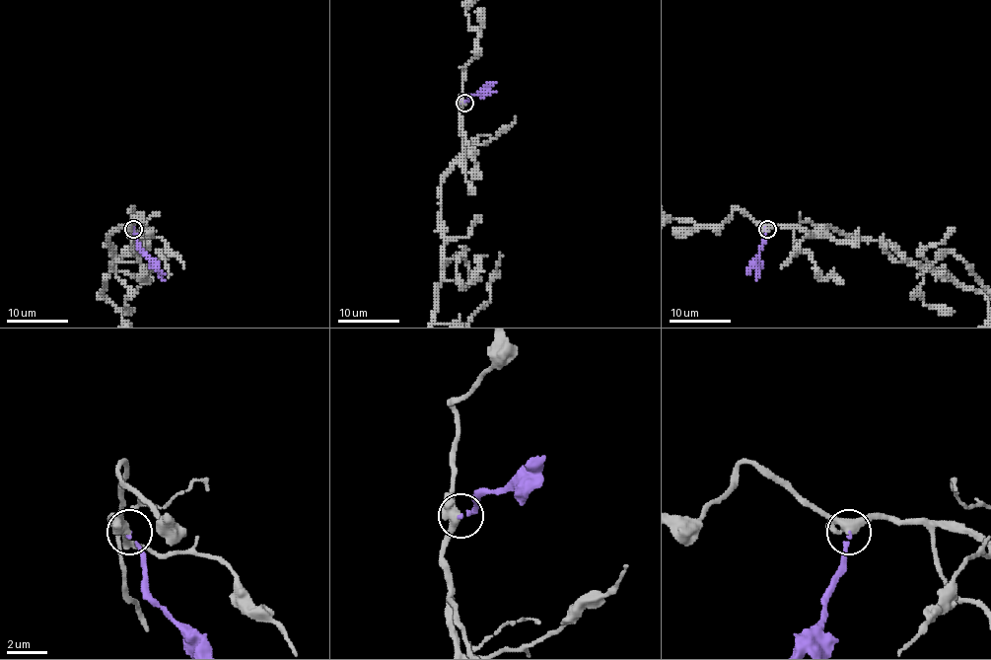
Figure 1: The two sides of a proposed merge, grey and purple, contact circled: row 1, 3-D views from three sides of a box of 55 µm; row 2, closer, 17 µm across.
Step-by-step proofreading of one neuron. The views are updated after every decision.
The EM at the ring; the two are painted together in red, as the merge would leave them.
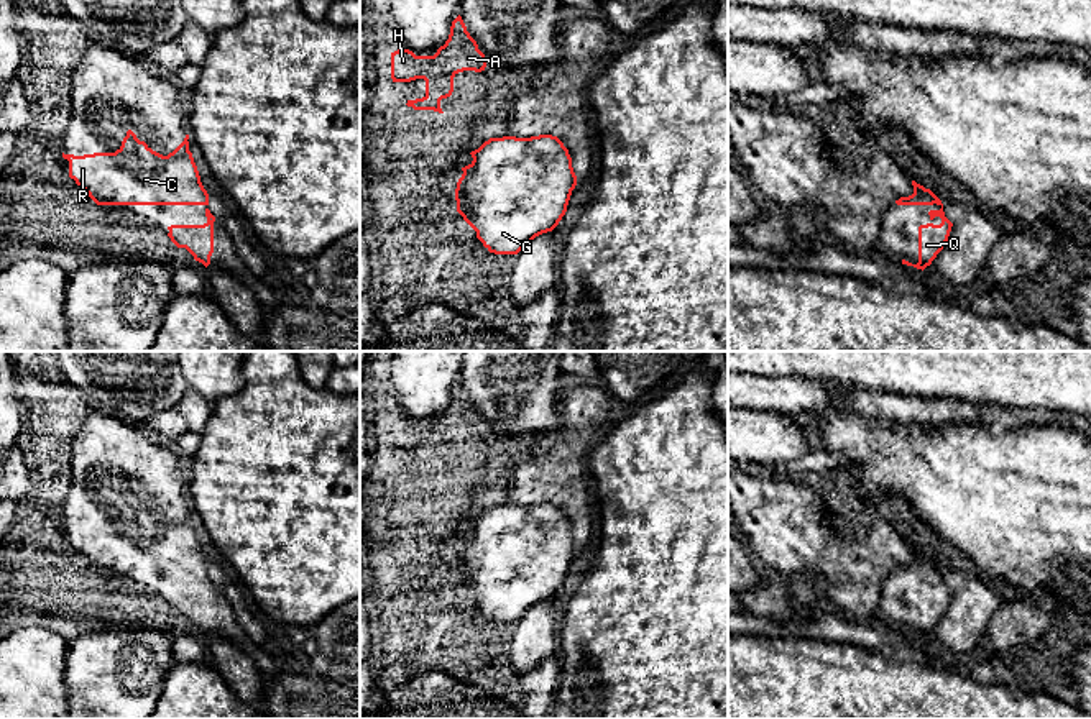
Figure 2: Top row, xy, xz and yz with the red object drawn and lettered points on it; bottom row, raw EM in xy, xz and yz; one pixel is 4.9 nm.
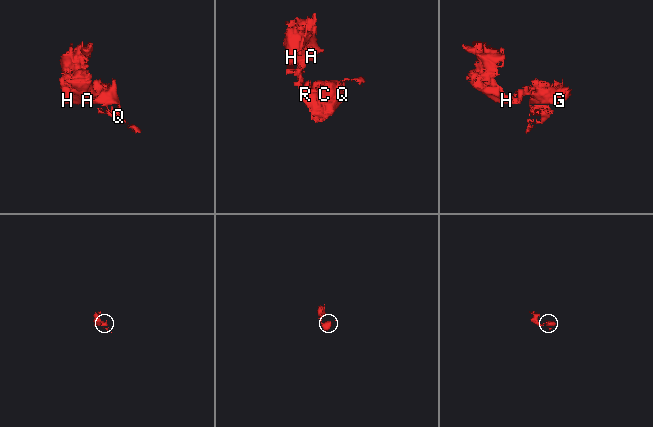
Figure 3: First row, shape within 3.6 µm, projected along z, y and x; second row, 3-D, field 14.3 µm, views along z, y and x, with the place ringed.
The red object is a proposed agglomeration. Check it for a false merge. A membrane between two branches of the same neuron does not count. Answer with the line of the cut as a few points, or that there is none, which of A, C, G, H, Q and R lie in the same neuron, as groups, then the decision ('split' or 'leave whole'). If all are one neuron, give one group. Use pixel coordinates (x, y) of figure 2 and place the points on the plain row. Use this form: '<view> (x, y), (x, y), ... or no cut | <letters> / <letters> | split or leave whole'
no cut | A C G H Q R | leave whole

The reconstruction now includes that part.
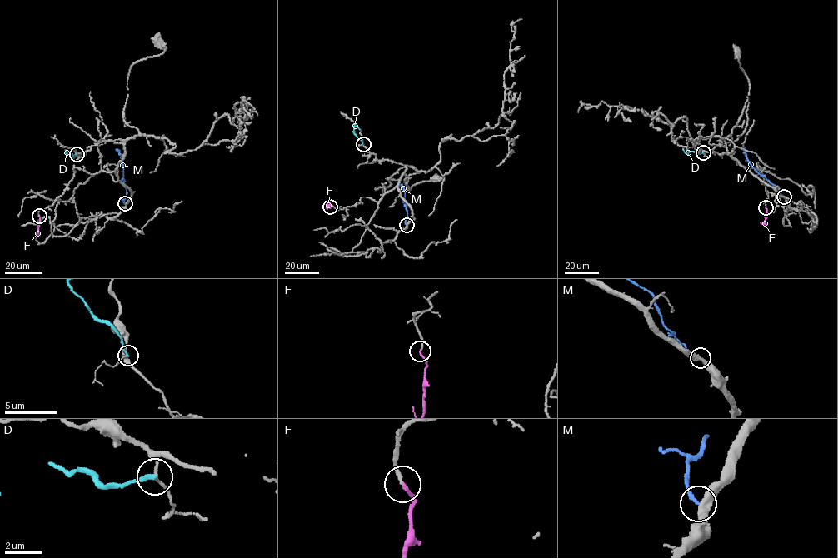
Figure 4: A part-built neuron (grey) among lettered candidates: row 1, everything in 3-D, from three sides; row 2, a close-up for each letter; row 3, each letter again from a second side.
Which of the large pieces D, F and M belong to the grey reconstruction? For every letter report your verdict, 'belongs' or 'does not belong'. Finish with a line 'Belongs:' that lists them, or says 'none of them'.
D: does not belong
F: belongs
M: does not belong
Belongs: F

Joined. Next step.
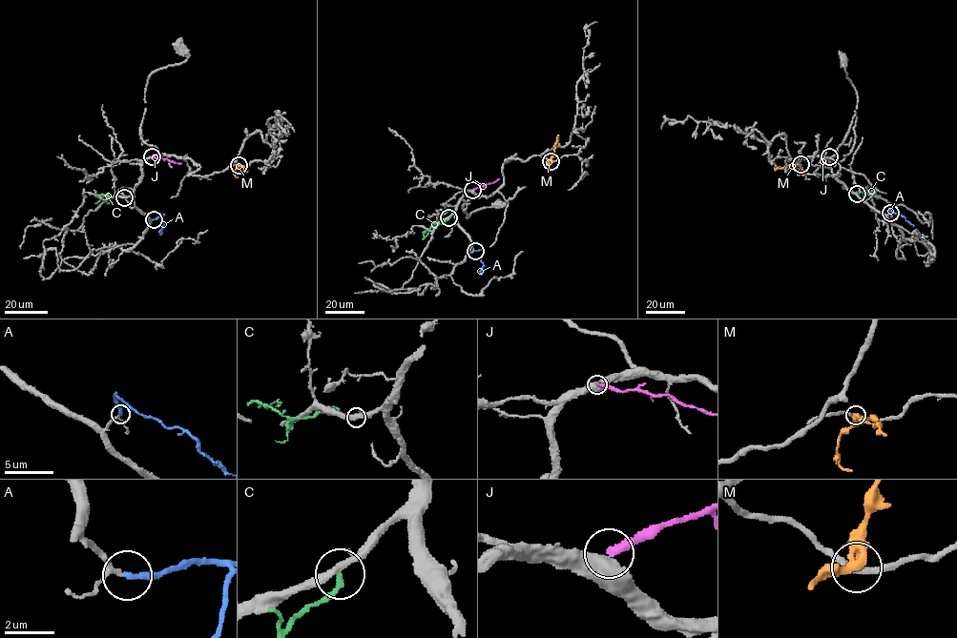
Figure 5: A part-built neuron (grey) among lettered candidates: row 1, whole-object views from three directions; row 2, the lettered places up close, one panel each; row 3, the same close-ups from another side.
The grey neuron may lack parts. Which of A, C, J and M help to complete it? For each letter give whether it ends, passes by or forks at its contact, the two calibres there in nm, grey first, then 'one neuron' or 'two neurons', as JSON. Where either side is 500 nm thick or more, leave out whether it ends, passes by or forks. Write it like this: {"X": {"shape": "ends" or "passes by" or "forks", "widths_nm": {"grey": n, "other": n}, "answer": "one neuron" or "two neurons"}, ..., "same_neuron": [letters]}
{"A": {"shape": "ends", "widths_nm": {"grey": 140, "other": 240}, "answer": "one neuron"}, "C": {"shape": "ends", "widths_nm": {"grey": 280, "other": 220}, "answer": "two neurons"}, "J": {"widths_nm": {"grey": 700, "other": 280}, "answer": "two neurons"}, "M": {"shape": "passes by", "widths_nm": {"grey": 240, "other": 260}, "answer": "two neurons"}, "same_neuron": ["A"]}

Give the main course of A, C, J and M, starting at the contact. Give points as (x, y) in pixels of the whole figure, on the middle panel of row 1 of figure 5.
A: (475, 251), (483, 250), (480, 274)
C: (448, 217), (443, 223), (434, 224), (422, 239)
J: (472, 190), (500, 178)
M: (551, 161), (558, 134)

